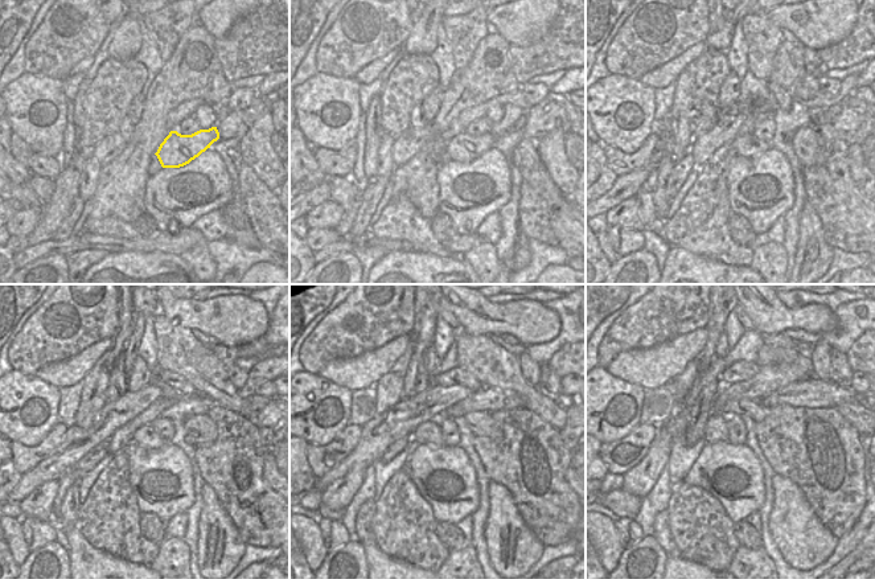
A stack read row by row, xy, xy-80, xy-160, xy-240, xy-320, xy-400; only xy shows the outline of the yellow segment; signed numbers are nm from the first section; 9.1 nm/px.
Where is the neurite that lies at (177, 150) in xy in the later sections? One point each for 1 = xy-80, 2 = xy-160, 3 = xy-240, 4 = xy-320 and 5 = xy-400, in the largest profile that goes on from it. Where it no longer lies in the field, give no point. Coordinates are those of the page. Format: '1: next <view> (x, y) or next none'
1: next xy-80 (463, 148)
2: next xy-160 (746, 146)
3: next xy-240 (147, 436)
4: next xy-320 (430, 432)
5: next xy-400 (717, 430)

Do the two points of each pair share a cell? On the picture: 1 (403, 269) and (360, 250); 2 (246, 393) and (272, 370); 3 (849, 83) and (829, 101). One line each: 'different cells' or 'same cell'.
1: different cells
2: same cell
3: same cell

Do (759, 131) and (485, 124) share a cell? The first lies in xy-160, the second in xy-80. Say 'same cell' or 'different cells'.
same cell

